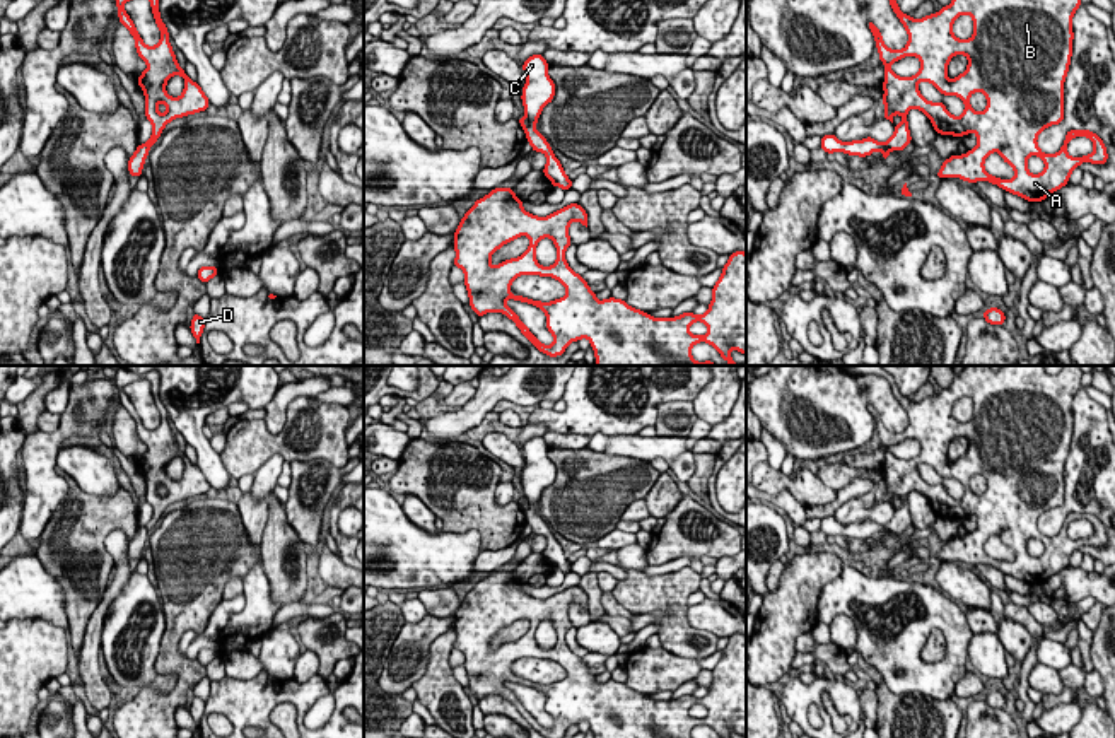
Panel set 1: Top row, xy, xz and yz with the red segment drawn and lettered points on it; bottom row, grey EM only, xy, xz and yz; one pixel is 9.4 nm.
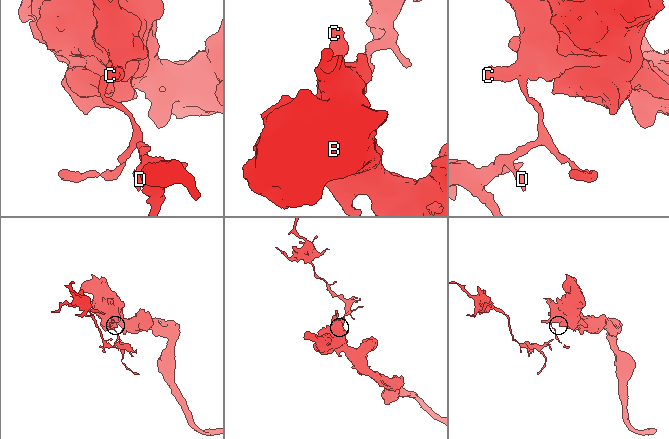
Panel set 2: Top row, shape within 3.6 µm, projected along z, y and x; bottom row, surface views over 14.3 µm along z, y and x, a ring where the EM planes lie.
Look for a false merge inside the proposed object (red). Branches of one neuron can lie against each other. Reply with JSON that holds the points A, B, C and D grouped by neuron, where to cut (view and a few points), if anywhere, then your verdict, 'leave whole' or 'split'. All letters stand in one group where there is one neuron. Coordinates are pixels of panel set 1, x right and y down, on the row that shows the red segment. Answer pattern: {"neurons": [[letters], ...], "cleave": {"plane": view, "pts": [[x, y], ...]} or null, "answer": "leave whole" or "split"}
{"neurons": [["A", "B", "C"], ["D"]], "cleave": {"plane": "xz", "pts": [[528, 118], [525, 128]]}, "answer": "split"}

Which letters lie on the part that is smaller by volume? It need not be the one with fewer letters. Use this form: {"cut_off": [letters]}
{"cut_off": ["D"]}

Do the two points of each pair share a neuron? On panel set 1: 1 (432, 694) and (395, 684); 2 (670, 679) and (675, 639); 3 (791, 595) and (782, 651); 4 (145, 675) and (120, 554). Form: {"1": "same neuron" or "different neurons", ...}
{"1": "different neurons", "2": "different neurons", "3": "same neuron", "4": "different neurons"}

